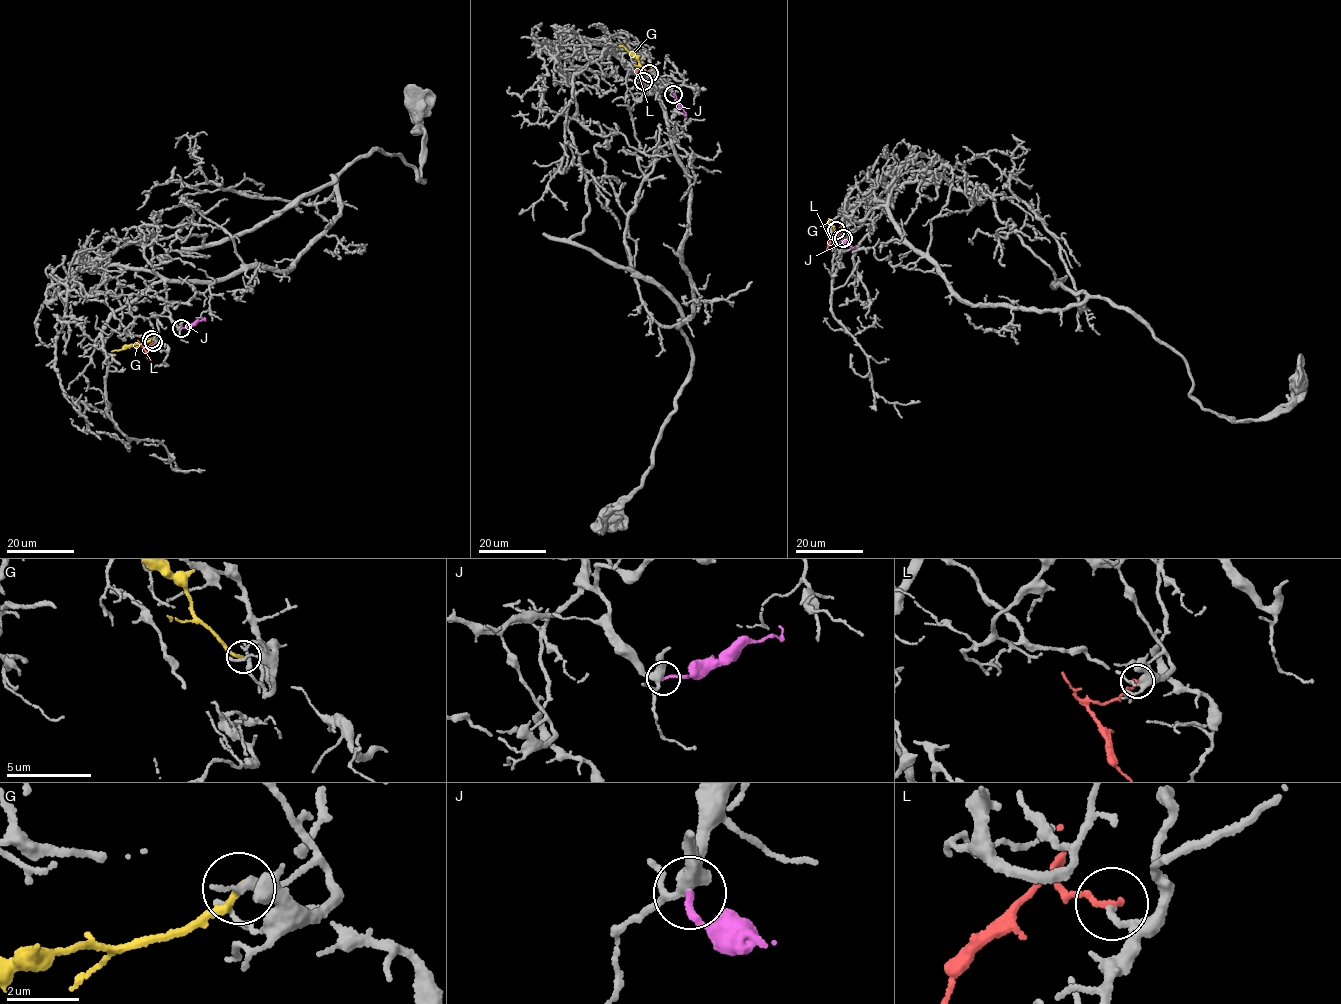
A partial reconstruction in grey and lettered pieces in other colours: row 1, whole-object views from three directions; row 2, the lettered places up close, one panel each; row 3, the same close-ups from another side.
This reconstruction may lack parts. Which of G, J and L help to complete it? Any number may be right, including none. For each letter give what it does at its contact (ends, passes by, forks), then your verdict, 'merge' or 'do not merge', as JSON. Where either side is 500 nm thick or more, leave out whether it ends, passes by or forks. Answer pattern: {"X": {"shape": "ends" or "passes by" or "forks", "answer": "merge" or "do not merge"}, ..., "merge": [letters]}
{"G": {"shape": "ends", "answer": "do not merge"}, "J": {"shape": "ends", "answer": "do not merge"}, "L": {"shape": "ends", "answer": "merge"}, "merge": ["L"]}

